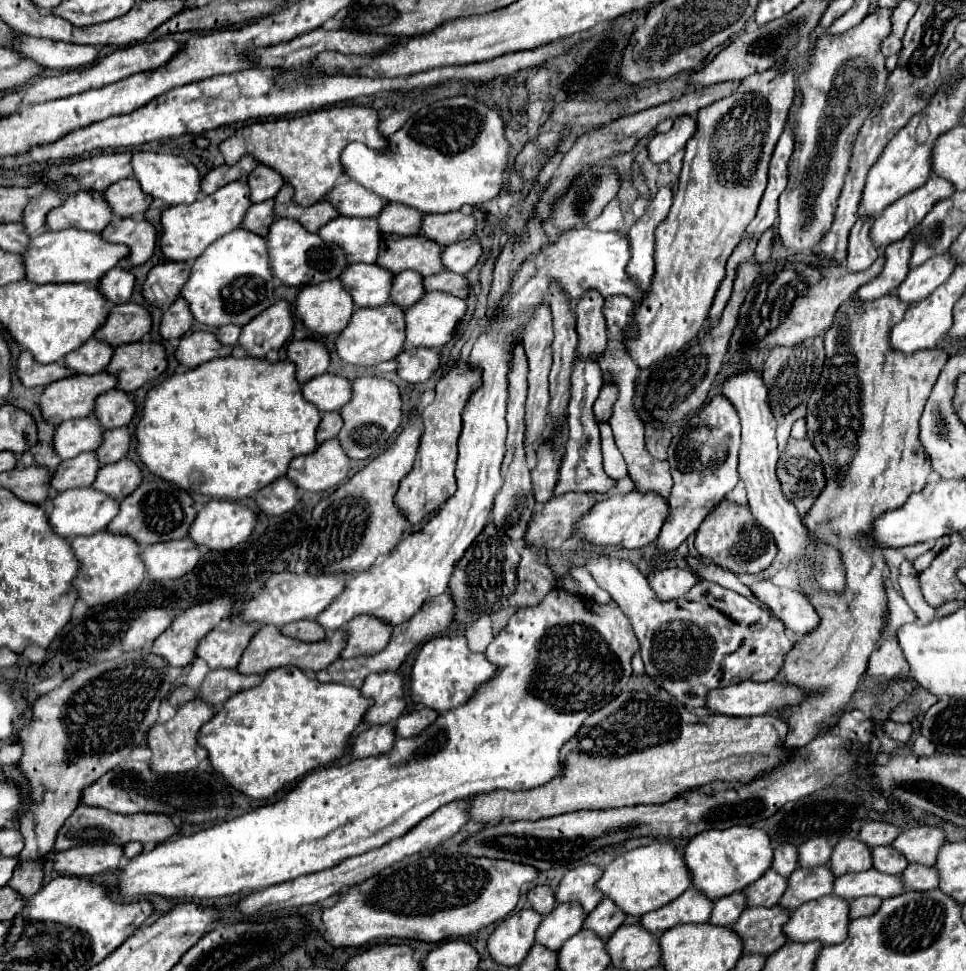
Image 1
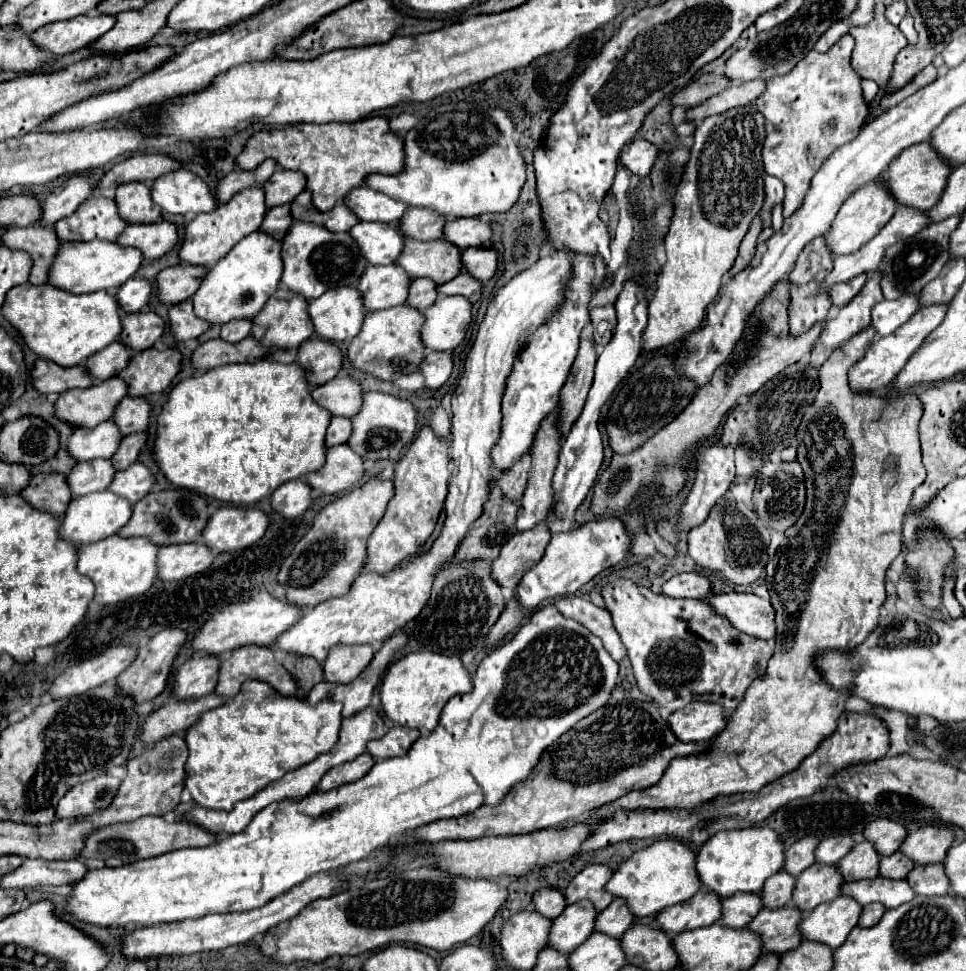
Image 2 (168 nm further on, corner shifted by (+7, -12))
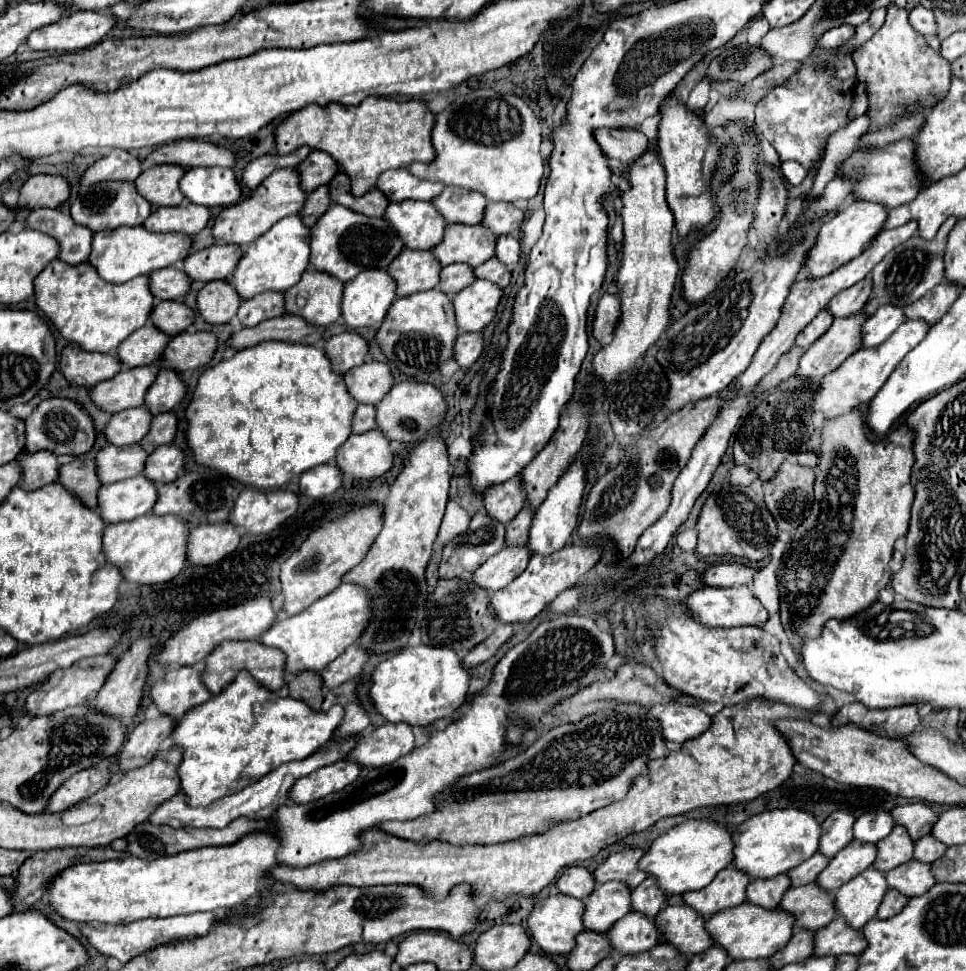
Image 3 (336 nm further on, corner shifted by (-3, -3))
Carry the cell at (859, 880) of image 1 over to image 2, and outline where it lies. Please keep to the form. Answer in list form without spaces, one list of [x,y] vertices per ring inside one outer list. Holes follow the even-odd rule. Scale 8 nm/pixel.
[[[884,876],[872,880],[858,880],[858,882],[844,882],[842,894],[858,900],[860,904],[880,902],[886,908],[898,908],[914,898],[914,890],[906,880],[890,880]]]

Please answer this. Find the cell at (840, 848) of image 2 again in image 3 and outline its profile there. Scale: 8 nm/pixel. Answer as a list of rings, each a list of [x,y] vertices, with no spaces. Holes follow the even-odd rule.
[[[872,813],[858,817],[852,827],[852,833],[856,841],[878,843],[880,839],[884,839],[884,835],[888,835],[888,831],[892,831],[892,827],[894,823],[890,813]]]

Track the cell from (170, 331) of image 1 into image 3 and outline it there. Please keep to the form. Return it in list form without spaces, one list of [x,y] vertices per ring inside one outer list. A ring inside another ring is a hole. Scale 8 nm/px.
[[[210,281],[198,291],[196,305],[206,323],[228,323],[236,315],[240,299],[226,281]]]

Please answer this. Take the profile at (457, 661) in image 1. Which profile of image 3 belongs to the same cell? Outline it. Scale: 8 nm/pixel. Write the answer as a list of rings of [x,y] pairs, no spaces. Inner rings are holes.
[[[416,645],[416,647],[404,647],[396,655],[388,657],[382,661],[374,675],[372,675],[372,687],[370,687],[370,697],[374,699],[376,711],[392,723],[404,721],[408,725],[432,725],[438,719],[452,717],[456,709],[466,701],[468,695],[468,685],[470,685],[470,673],[462,665],[462,659],[458,653],[454,653],[448,647],[430,647],[430,645]]]

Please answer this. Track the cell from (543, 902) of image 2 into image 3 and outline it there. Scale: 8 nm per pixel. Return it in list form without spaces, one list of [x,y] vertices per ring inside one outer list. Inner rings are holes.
[[[568,867],[556,881],[556,887],[562,895],[576,897],[576,899],[586,899],[592,893],[594,879],[592,873],[584,867]]]

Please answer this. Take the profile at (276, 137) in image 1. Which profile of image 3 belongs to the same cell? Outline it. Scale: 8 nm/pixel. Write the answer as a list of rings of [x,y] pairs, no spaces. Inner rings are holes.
[[[368,97],[358,107],[340,103],[308,105],[288,115],[274,131],[276,153],[288,155],[296,147],[310,147],[334,157],[338,169],[350,179],[350,193],[354,197],[364,195],[376,185],[380,173],[388,169],[400,169],[414,161],[428,163],[434,159],[430,131],[434,115],[422,101],[392,101],[382,97]]]

